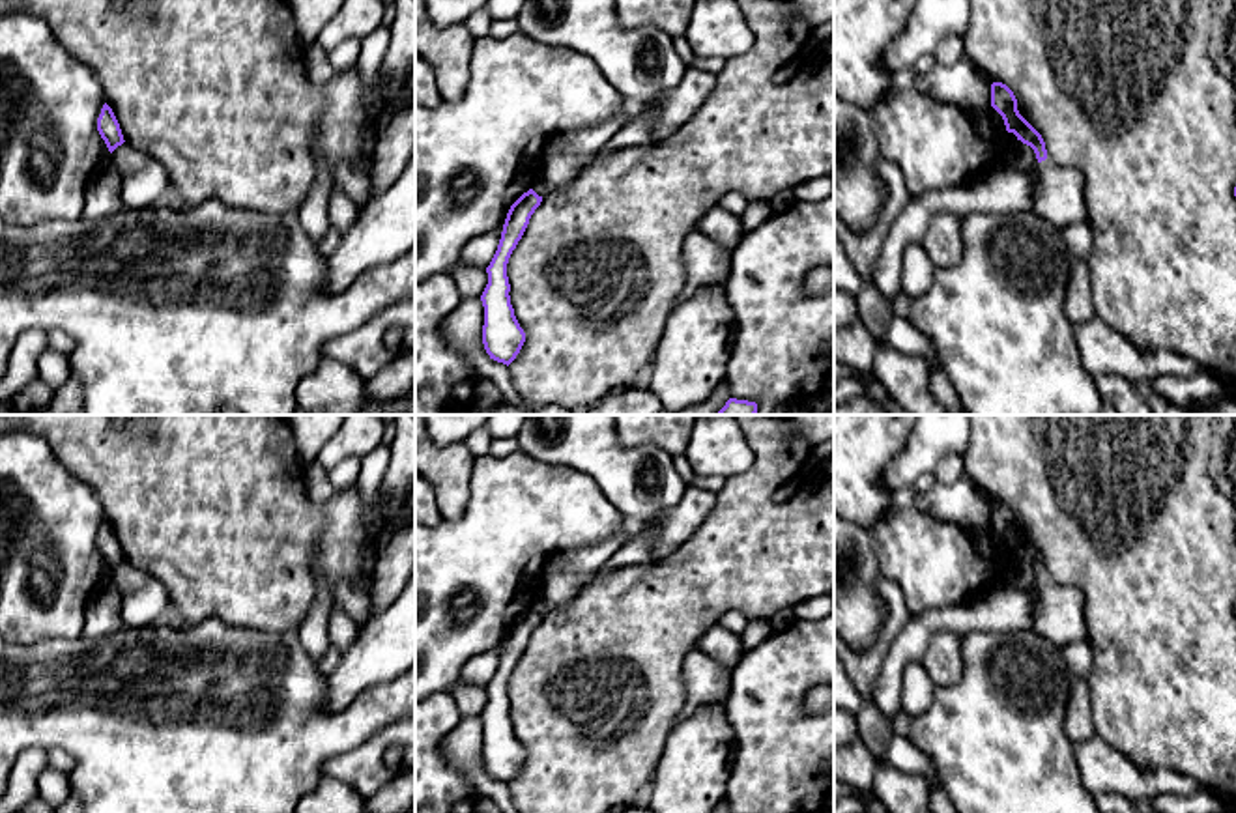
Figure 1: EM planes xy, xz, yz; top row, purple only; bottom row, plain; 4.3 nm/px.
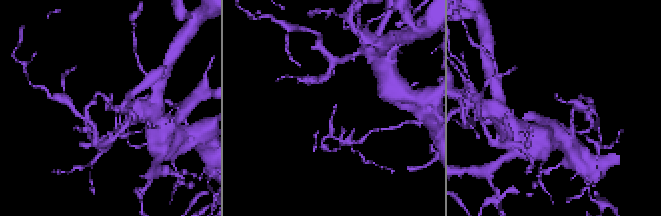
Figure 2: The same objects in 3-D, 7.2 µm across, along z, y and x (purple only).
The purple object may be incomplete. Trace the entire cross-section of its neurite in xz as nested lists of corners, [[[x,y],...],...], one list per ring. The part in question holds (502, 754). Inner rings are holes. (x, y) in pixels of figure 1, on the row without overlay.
[[[529,607],[510,624],[497,669],[486,686],[488,703],[481,714],[484,725],[482,763],[490,777],[507,785],[525,761],[525,751],[510,723],[507,682],[540,620],[542,615]]]

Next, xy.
[[[107,521],[103,523],[101,533],[97,536],[97,549],[101,557],[105,559],[110,572],[125,561],[120,542]]]

